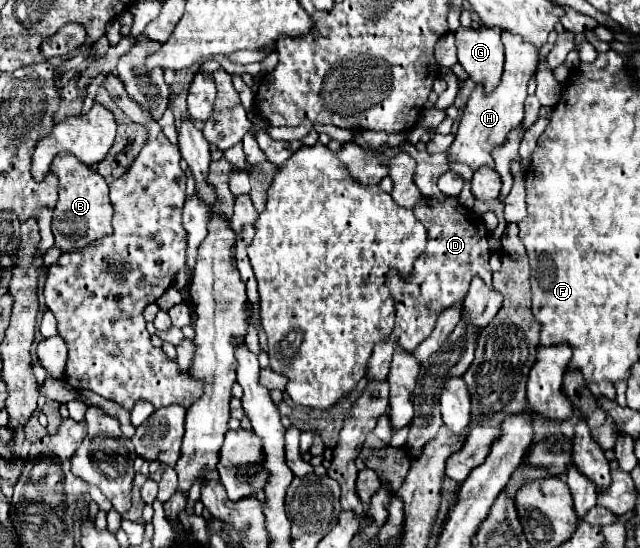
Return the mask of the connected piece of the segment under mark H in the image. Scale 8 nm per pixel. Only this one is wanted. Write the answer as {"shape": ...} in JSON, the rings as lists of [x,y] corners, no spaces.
{"shape":[[[502,33],[502,43],[504,43],[504,73],[502,73],[502,81],[496,87],[494,93],[484,95],[484,91],[480,89],[480,85],[476,85],[476,89],[472,91],[464,111],[462,111],[462,119],[458,123],[458,131],[456,131],[456,139],[448,149],[448,161],[450,163],[464,163],[468,165],[472,171],[488,165],[494,167],[492,151],[496,147],[502,147],[508,139],[508,133],[520,125],[522,117],[524,117],[524,101],[526,101],[526,85],[536,69],[538,63],[538,51],[534,45],[524,43],[520,37],[510,35],[510,33]]]}

